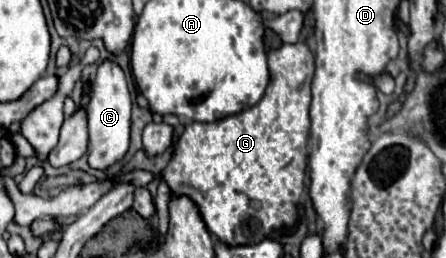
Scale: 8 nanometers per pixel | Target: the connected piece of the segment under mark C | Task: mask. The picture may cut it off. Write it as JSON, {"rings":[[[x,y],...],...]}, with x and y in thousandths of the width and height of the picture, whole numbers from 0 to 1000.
{"rings":[[[233,229],[220,252],[220,283],[206,322],[206,376],[197,407],[197,500],[202,500],[202,593],[197,632],[211,655],[238,655],[256,640],[283,585],[291,554],[291,430],[296,384],[278,306],[278,275],[265,244]]]}

